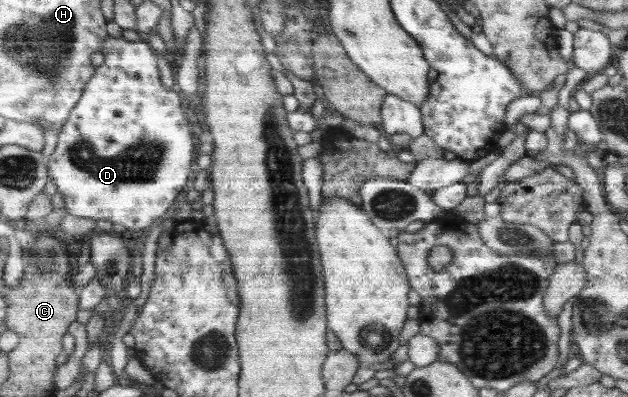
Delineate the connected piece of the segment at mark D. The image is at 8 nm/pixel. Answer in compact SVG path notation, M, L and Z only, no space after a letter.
M123 37L106 38L101 52L104 62L98 66L95 80L87 84L83 100L78 100L79 108L70 112L71 120L66 120L60 128L55 152L47 157L48 177L63 194L67 214L94 221L111 221L113 225L123 225L126 230L143 230L169 210L187 184L195 150L191 140L193 134L183 116L179 94L163 88L159 82L157 58L146 42L127 42Z

